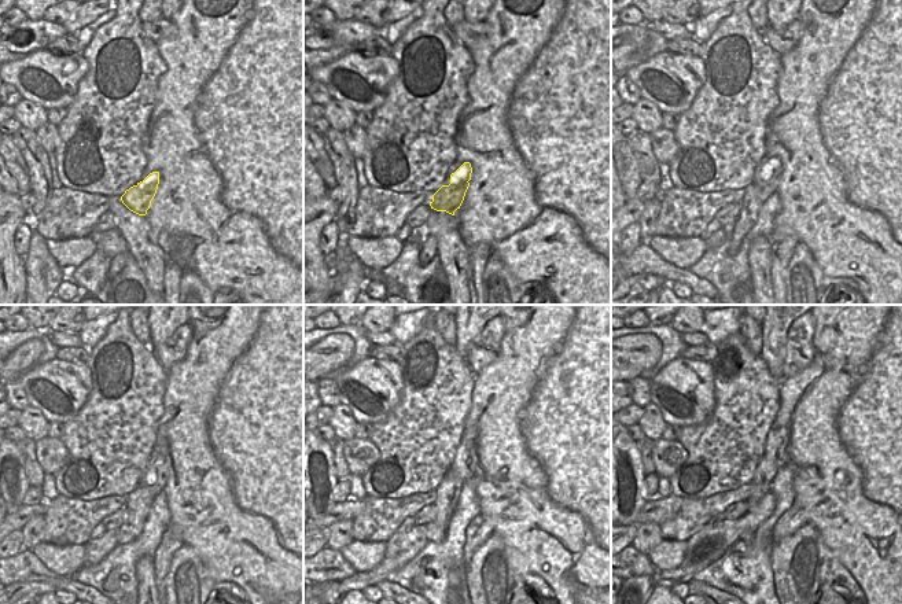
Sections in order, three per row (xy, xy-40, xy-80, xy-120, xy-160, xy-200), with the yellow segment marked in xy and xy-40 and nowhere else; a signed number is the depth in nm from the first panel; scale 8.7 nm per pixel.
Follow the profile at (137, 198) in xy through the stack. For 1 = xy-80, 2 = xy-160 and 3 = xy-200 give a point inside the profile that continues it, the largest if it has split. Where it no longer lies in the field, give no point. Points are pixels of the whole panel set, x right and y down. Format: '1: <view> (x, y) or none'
1: xy-80 (772, 168)
2: xy-160 (464, 464)
3: xy-200 (775, 449)

